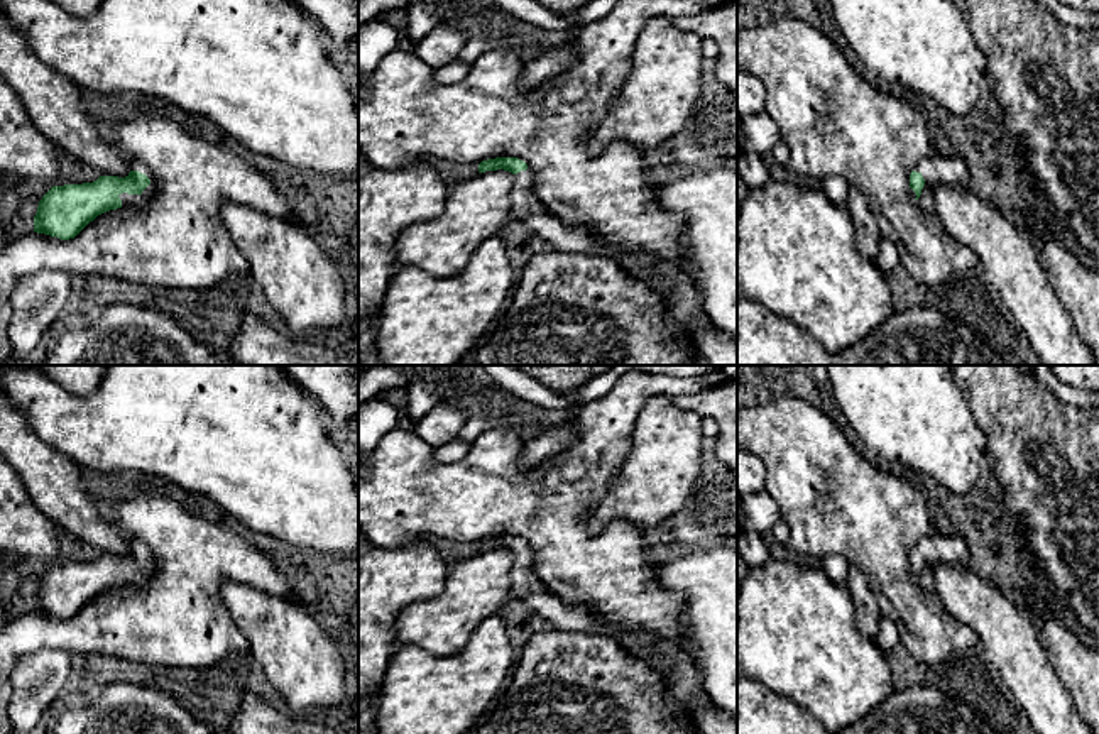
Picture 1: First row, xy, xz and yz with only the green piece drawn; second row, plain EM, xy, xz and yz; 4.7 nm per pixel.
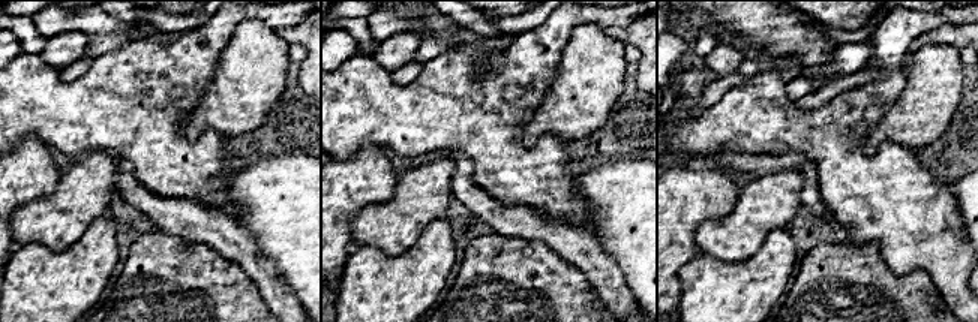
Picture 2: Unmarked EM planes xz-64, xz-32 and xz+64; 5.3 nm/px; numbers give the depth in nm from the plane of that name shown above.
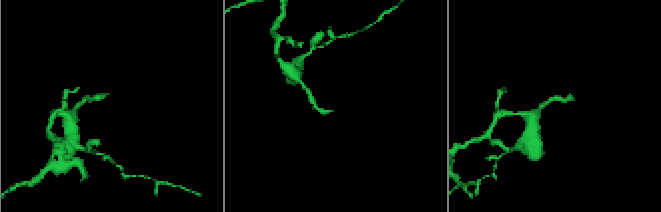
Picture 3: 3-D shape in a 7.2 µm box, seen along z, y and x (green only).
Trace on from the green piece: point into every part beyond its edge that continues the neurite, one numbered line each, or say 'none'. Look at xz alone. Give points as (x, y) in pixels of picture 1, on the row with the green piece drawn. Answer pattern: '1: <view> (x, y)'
1: xz (678, 293)

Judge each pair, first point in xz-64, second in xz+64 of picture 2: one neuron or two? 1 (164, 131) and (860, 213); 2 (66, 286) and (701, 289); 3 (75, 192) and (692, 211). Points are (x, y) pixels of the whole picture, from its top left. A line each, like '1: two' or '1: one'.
1: one
2: one
3: two

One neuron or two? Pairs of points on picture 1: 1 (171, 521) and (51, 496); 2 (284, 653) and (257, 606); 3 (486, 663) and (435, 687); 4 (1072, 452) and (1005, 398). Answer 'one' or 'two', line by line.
1: two
2: one
3: one
4: one

